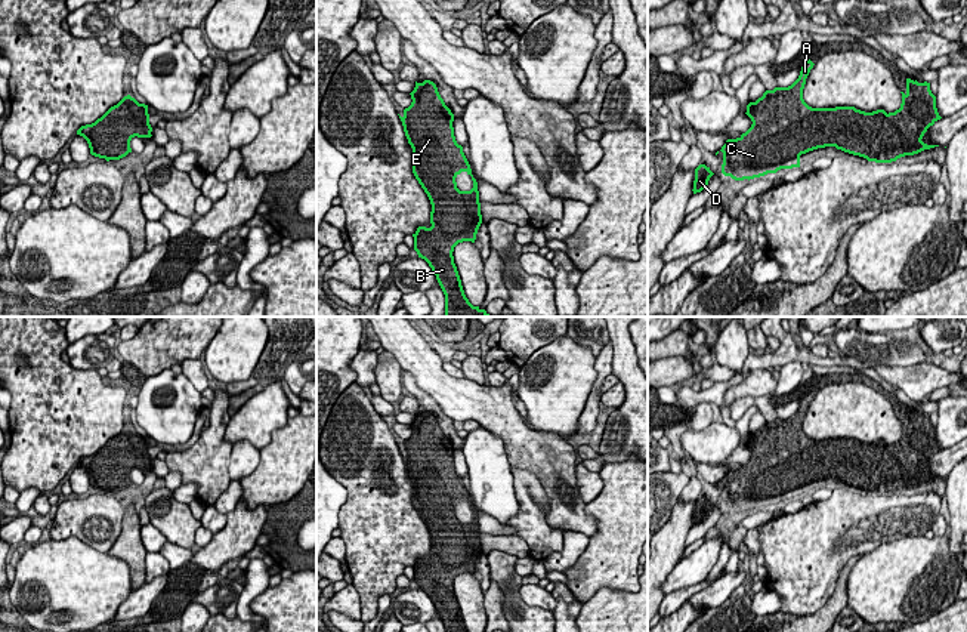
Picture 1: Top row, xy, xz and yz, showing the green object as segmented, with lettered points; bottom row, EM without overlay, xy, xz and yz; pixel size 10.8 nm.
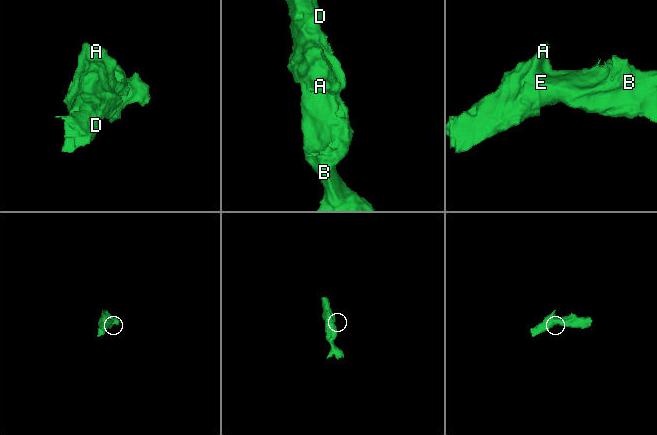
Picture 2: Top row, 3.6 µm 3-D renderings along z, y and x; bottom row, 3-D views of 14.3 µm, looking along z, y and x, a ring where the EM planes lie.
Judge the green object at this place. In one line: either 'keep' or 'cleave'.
keep

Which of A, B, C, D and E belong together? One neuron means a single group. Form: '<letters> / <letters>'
A B C D E

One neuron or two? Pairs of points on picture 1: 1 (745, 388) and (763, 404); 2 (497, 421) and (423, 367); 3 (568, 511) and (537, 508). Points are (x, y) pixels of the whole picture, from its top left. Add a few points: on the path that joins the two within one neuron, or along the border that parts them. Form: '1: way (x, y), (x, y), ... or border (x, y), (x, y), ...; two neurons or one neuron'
1: border (772, 394), (740, 397), (731, 406); two neurons
2: way (479, 403), (457, 398), (441, 385); one neuron
3: border (535, 477), (547, 499), (546, 521), (562, 530); two neurons

